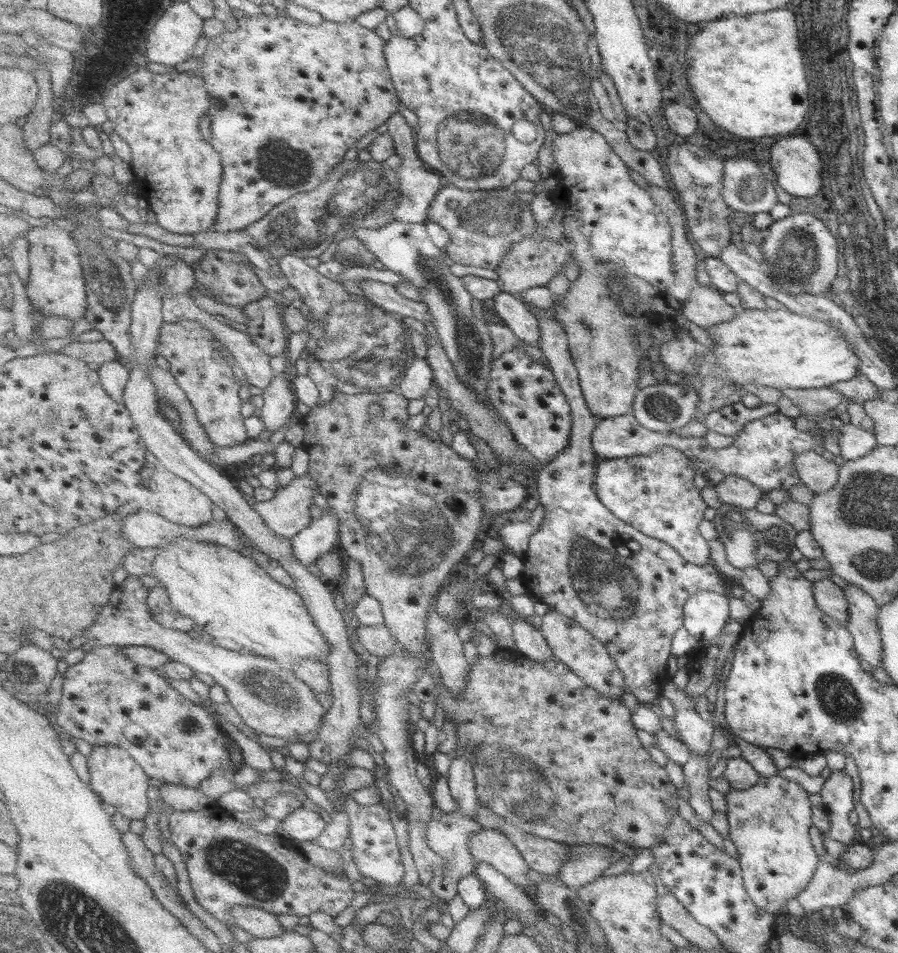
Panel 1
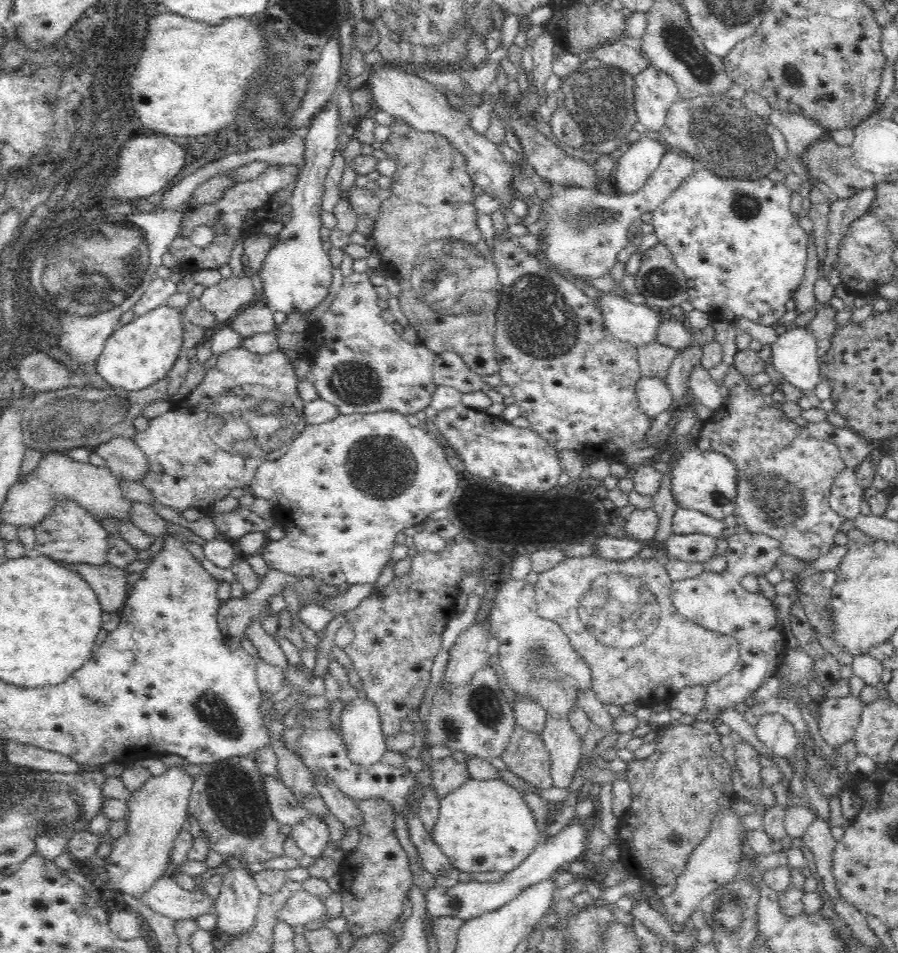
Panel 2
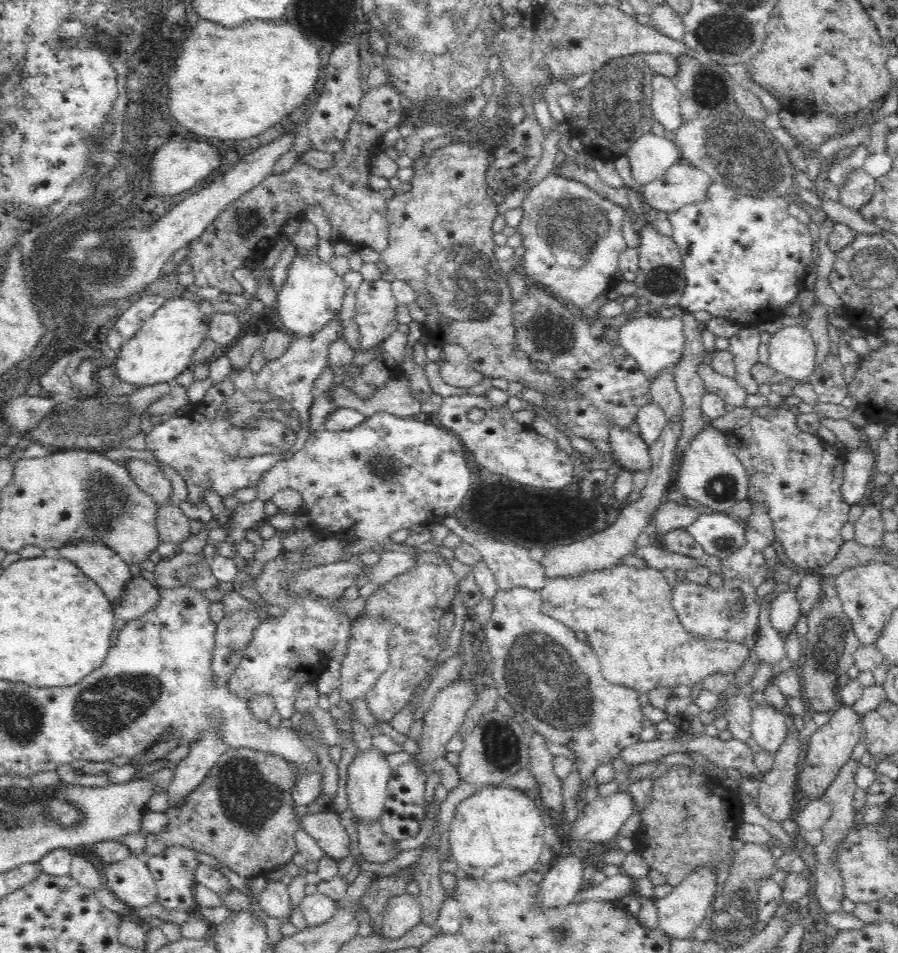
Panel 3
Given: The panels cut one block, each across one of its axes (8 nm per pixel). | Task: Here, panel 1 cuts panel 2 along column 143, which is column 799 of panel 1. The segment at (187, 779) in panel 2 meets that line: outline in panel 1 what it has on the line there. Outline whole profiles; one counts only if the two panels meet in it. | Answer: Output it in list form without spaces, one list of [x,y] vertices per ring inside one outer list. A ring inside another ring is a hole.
[[[779,773],[774,776],[769,776],[768,778],[760,777],[760,780],[748,789],[738,790],[731,788],[728,793],[724,794],[724,796],[726,798],[726,816],[729,824],[729,839],[732,840],[738,851],[737,861],[741,864],[741,872],[744,876],[744,883],[746,888],[748,888],[749,896],[759,907],[762,907],[766,912],[777,916],[778,912],[780,912],[780,908],[786,906],[790,898],[796,898],[796,896],[808,886],[820,859],[814,850],[814,846],[812,846],[810,834],[808,834],[810,827],[812,827],[812,804],[810,804],[810,794],[808,794],[800,784],[796,784],[794,780],[784,778],[783,775]]]

